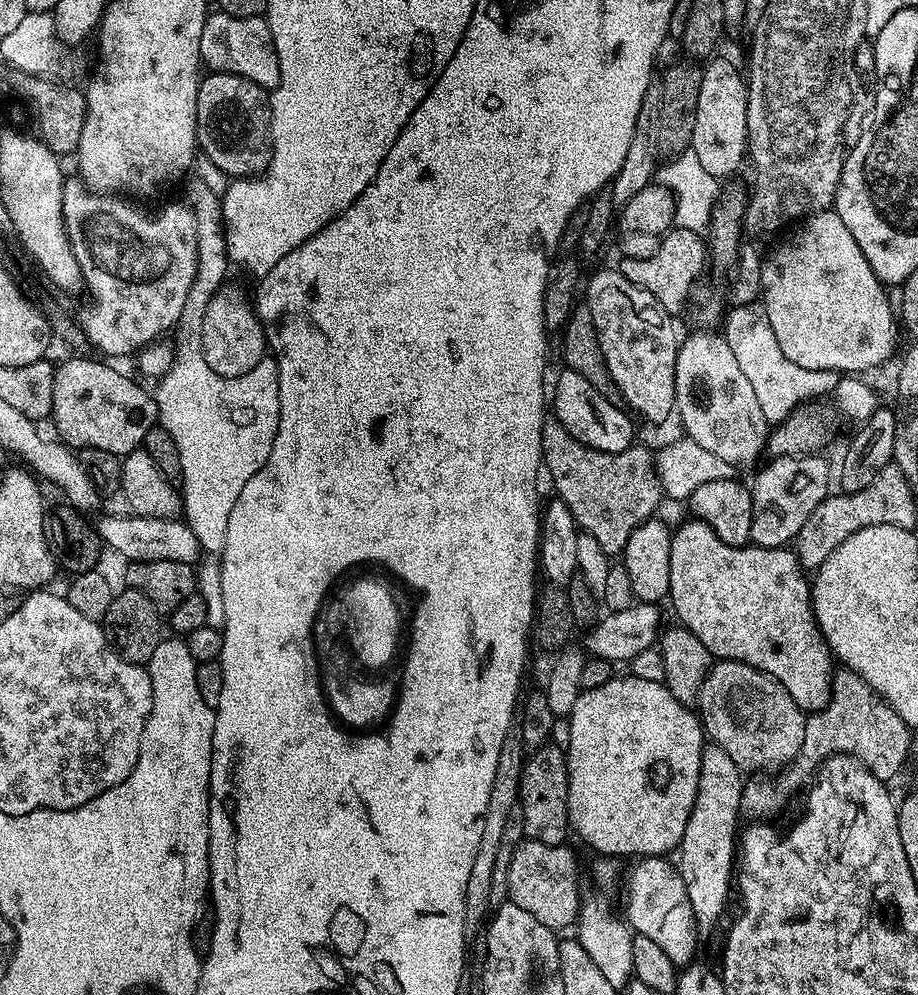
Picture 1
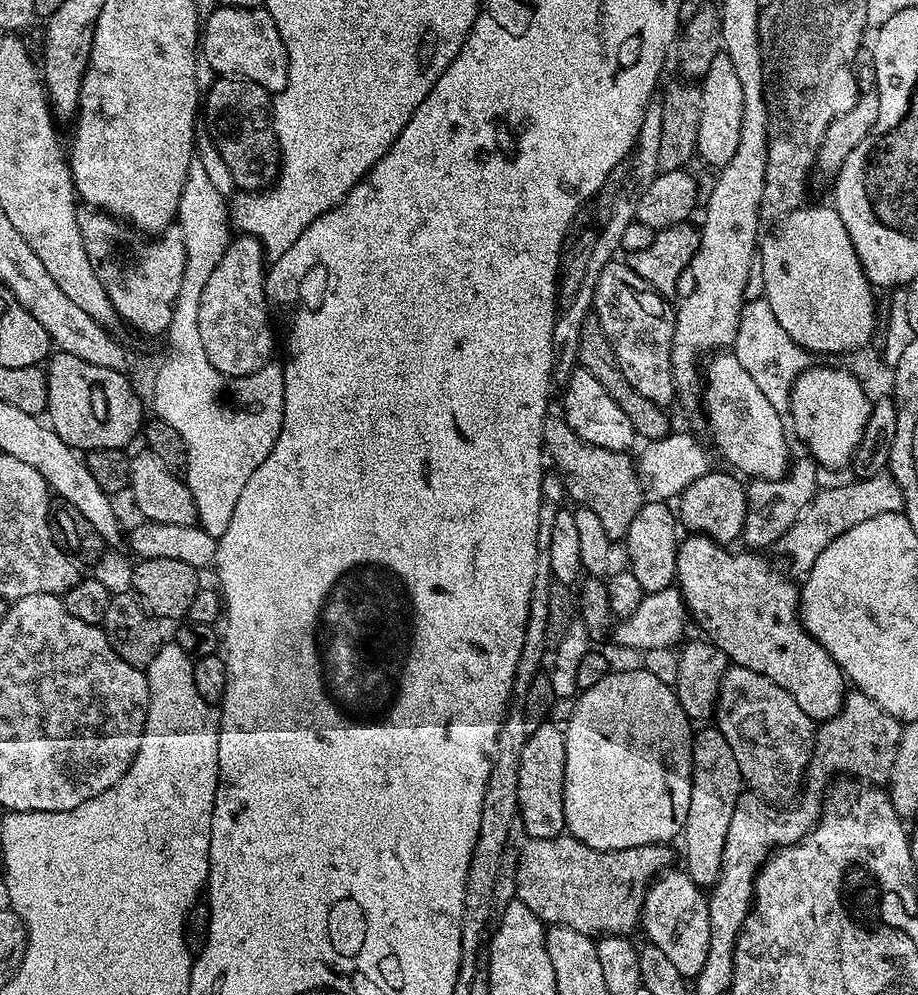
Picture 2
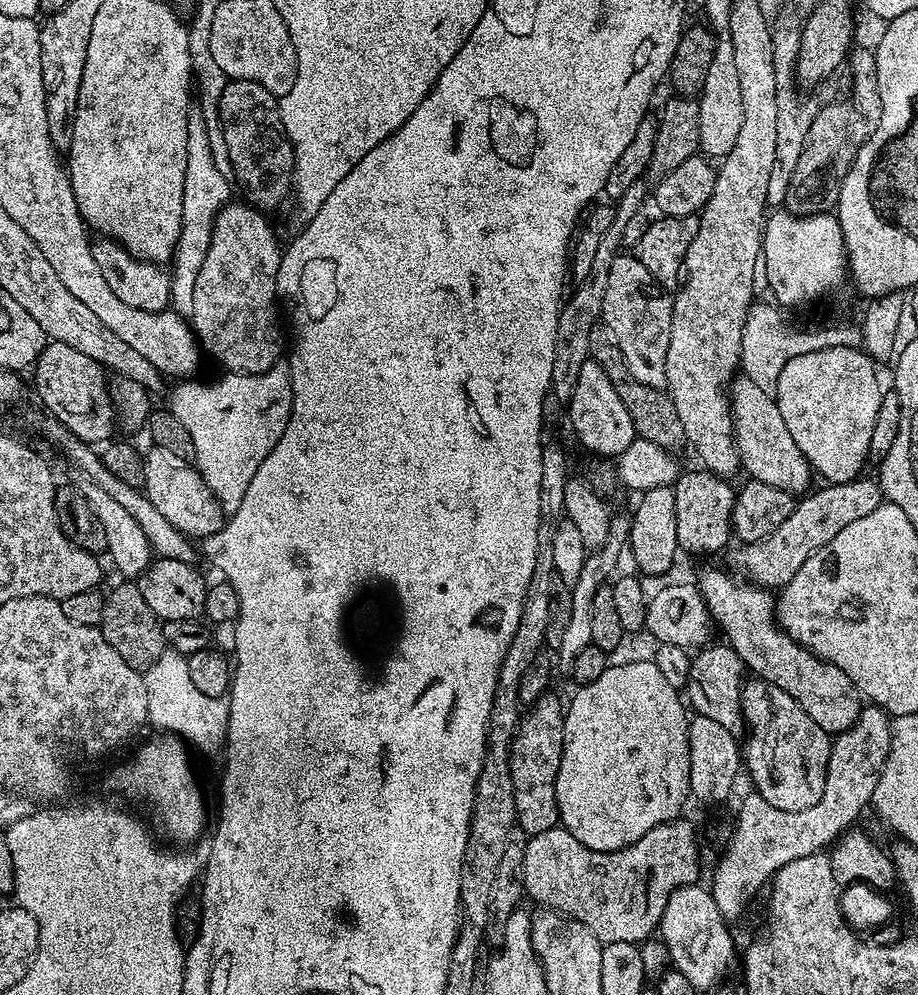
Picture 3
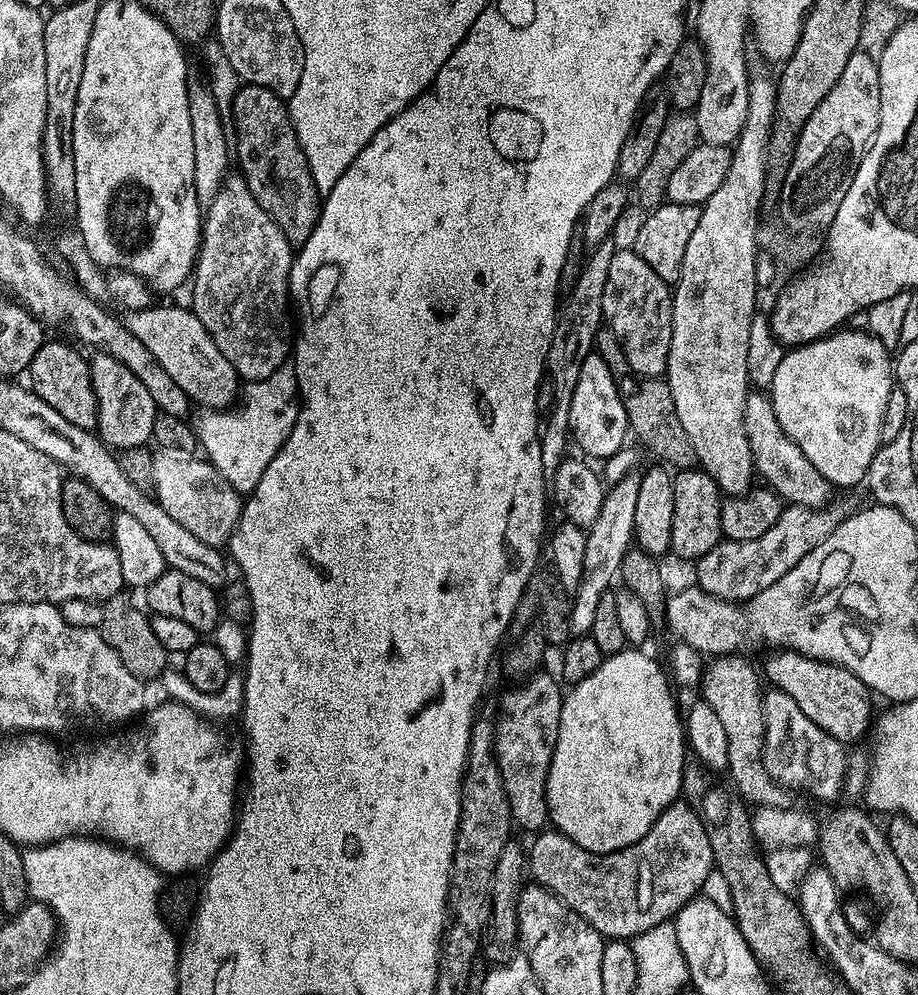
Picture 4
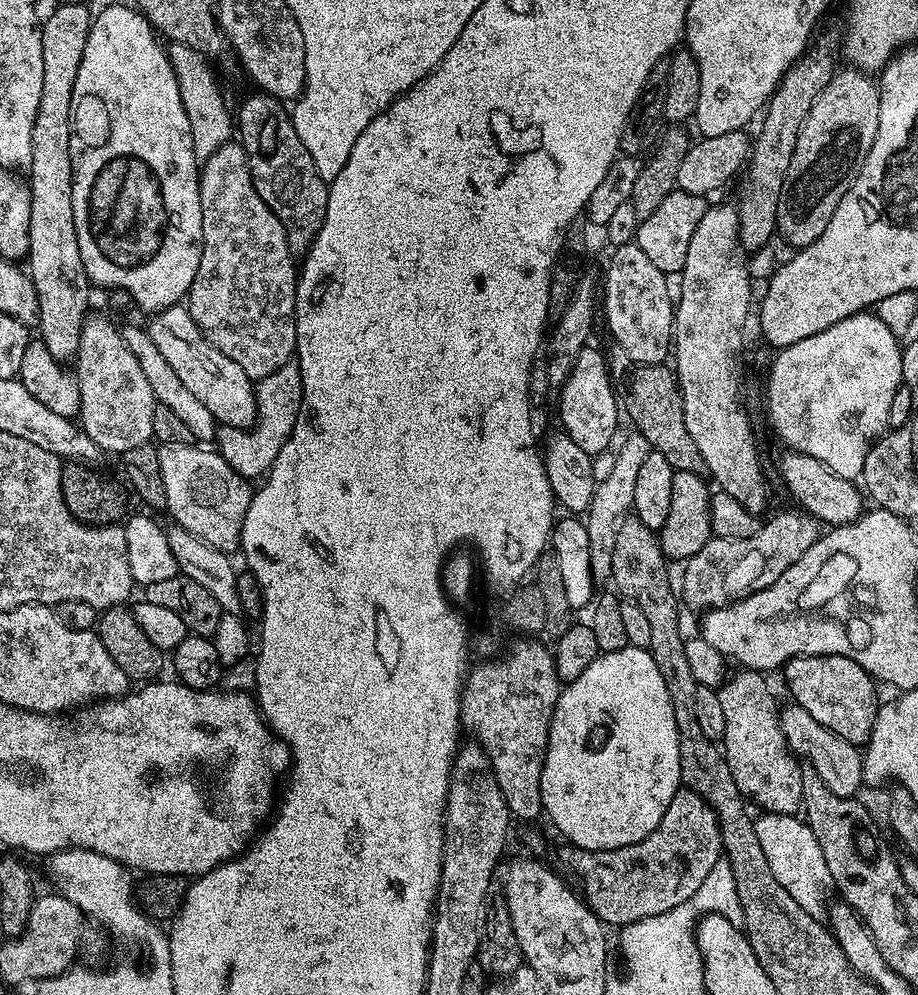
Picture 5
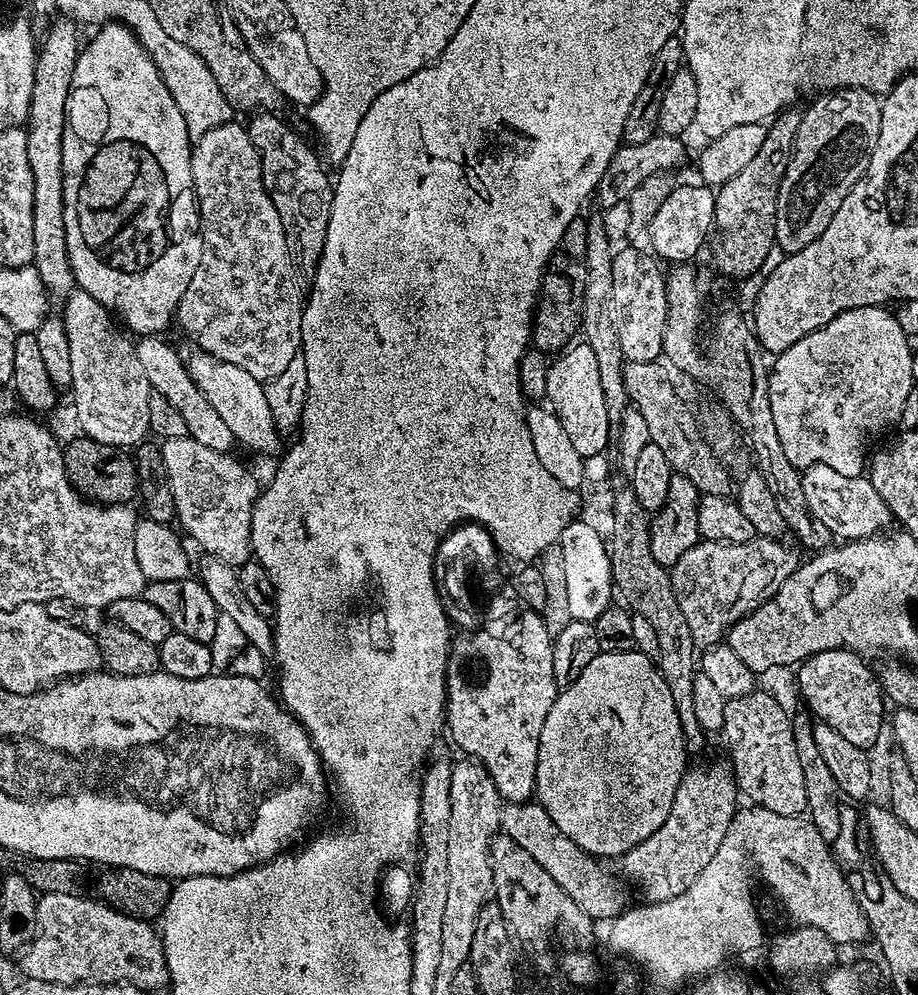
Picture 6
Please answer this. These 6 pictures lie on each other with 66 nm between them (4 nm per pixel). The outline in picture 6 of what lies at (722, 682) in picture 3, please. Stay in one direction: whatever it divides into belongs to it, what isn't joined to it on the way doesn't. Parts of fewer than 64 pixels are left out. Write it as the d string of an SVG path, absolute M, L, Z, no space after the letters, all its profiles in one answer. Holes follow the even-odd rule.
M753 690L731 697L725 706L722 736L728 743L727 755L736 775L737 789L743 795L745 792L755 807L787 816L807 813L806 781L798 763L798 746L794 746L792 716L770 693Z

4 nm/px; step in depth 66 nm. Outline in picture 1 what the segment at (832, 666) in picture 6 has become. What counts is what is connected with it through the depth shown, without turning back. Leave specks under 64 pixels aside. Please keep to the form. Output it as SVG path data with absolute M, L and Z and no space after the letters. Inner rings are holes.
M692 518L689 524L684 524L679 529L673 531L672 541L670 542L670 590L668 596L672 600L672 608L676 611L676 616L681 625L689 628L694 635L702 642L702 646L706 646L706 650L711 652L713 657L721 660L737 660L746 666L754 666L760 672L774 677L783 688L788 691L790 698L794 698L794 702L805 713L820 712L832 700L832 677L834 675L834 657L828 643L824 641L824 635L820 632L820 627L816 625L816 615L812 612L812 590L810 580L805 569L800 567L800 560L796 557L795 551L783 548L758 548L755 546L745 546L743 548L735 548L726 542L722 542L722 538L718 538L718 534L714 534L714 530L710 530L710 526L706 526L706 522Z

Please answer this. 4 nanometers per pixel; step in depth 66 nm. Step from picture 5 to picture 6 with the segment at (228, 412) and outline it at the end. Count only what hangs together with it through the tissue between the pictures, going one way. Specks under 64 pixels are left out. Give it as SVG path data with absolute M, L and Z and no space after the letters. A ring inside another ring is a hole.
M192 350L186 356L188 373L190 378L206 394L206 402L214 406L215 412L222 417L222 422L226 422L233 441L244 448L249 448L252 452L261 452L264 456L272 456L276 451L279 453L280 439L282 433L274 422L274 414L270 410L270 402L266 402L267 387L254 374L249 374L247 370L242 370L242 366L234 366L230 362L215 360L213 356Z

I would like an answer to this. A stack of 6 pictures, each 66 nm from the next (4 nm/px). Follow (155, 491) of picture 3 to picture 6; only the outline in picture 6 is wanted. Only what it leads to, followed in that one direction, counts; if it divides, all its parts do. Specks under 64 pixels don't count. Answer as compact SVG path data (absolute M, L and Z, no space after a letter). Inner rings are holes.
M189 435L163 441L163 443L160 444L160 453L164 459L164 465L166 466L166 474L170 478L170 490L174 493L174 506L176 507L175 519L178 521L178 524L180 520L181 525L179 524L179 527L181 529L184 527L185 530L192 535L192 540L201 548L199 550L201 553L218 558L222 562L226 562L231 568L239 570L239 568L250 559L252 550L252 511L256 505L256 499L260 497L262 491L261 485L256 485L256 480L252 477L251 470L248 469L242 461L235 460L235 455L219 452L218 450L210 450L210 446L202 446L202 442L198 442L193 436Z

